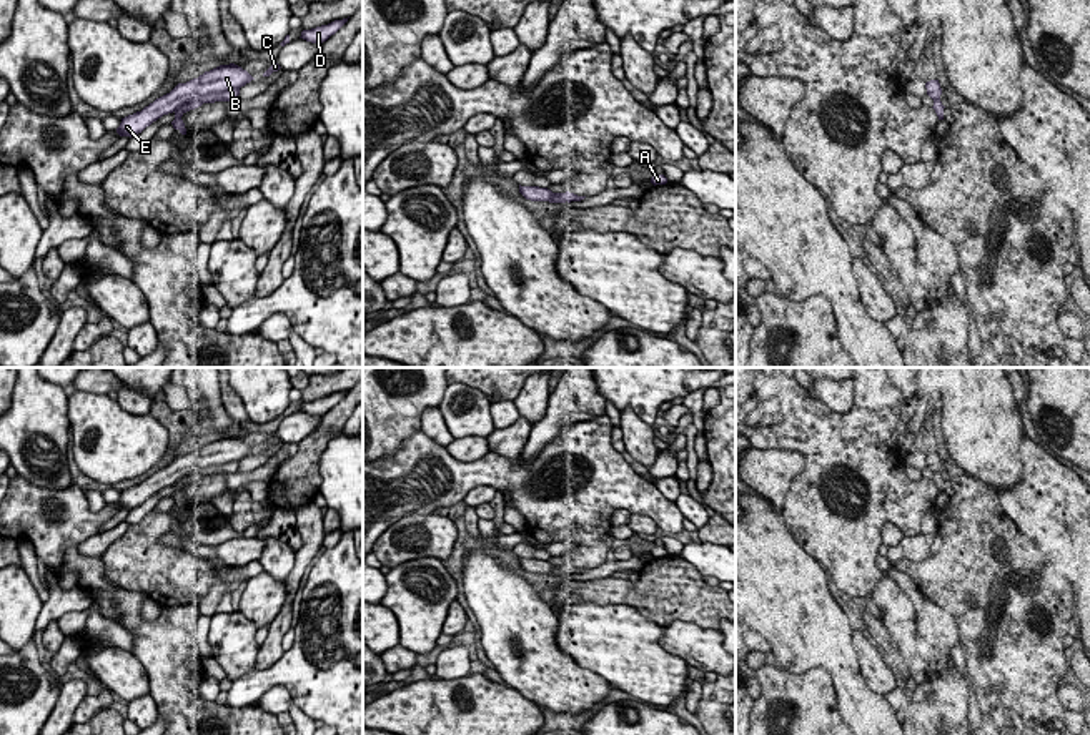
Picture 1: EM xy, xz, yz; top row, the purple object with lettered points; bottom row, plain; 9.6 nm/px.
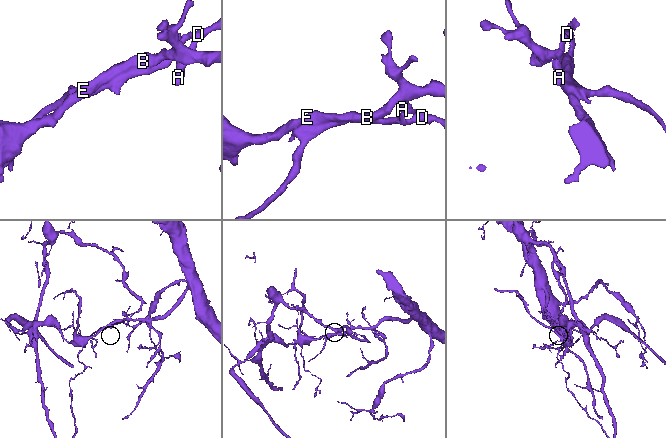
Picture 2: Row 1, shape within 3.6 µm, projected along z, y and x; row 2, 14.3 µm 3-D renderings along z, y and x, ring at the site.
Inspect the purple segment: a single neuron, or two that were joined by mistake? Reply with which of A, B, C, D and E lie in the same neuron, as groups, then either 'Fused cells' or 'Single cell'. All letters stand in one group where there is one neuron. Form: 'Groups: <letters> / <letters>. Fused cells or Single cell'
Groups: A C D / B E. Fused cells

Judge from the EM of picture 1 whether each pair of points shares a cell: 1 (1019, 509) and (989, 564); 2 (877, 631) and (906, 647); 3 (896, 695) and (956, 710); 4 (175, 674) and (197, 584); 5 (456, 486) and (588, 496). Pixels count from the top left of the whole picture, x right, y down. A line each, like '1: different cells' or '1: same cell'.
1: different cells
2: different cells
3: different cells
4: different cells
5: same cell

